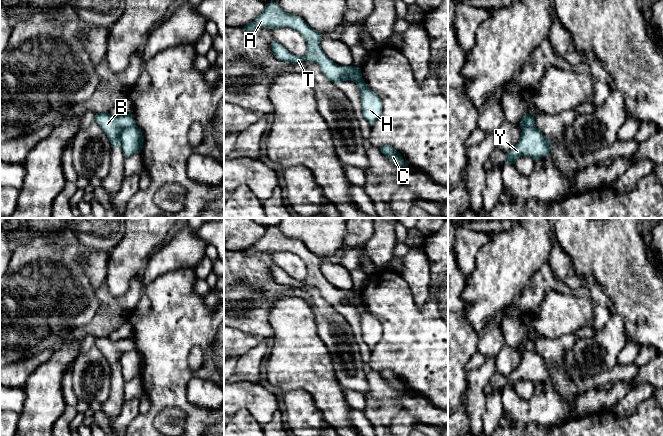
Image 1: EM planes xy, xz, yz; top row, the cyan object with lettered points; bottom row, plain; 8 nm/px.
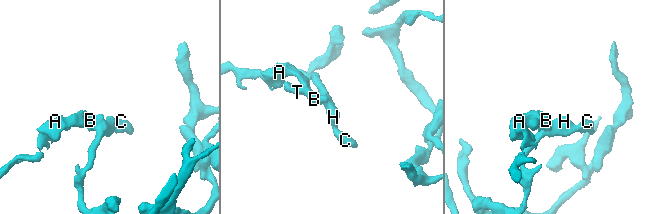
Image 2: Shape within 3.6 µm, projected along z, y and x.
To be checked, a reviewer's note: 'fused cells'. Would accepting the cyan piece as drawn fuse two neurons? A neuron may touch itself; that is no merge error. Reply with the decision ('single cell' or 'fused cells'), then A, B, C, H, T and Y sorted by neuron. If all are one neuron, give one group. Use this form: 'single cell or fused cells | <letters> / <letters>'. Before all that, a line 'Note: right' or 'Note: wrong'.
Note: right
fused cells | A B T / C H Y

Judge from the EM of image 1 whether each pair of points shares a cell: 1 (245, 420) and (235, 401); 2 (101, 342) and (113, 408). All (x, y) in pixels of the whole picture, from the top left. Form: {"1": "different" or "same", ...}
{"1": "different", "2": "same"}

